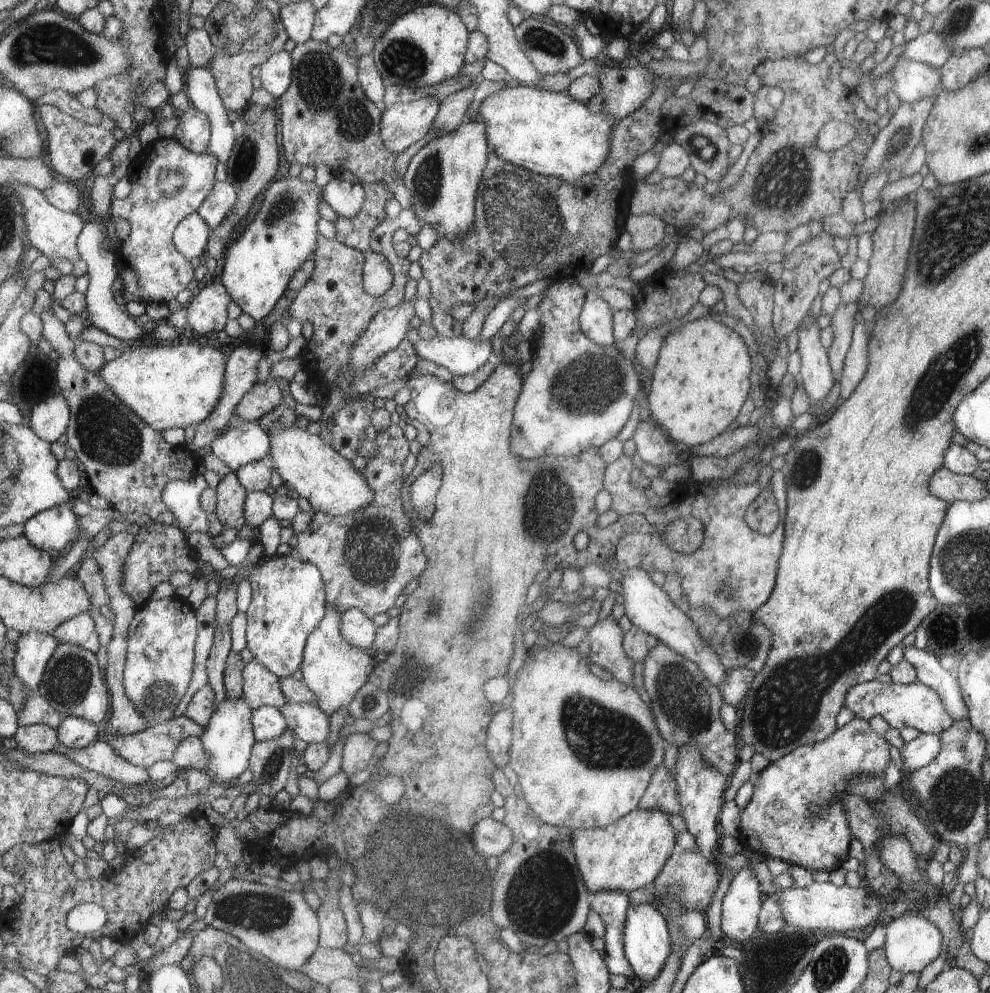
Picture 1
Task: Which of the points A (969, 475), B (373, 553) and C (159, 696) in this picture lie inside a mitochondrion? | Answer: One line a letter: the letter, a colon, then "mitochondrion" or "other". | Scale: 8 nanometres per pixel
A: other
B: mitochondrion
C: mitochondrion

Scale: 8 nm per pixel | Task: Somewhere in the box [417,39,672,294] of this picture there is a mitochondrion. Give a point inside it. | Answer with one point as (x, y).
(517, 209)

